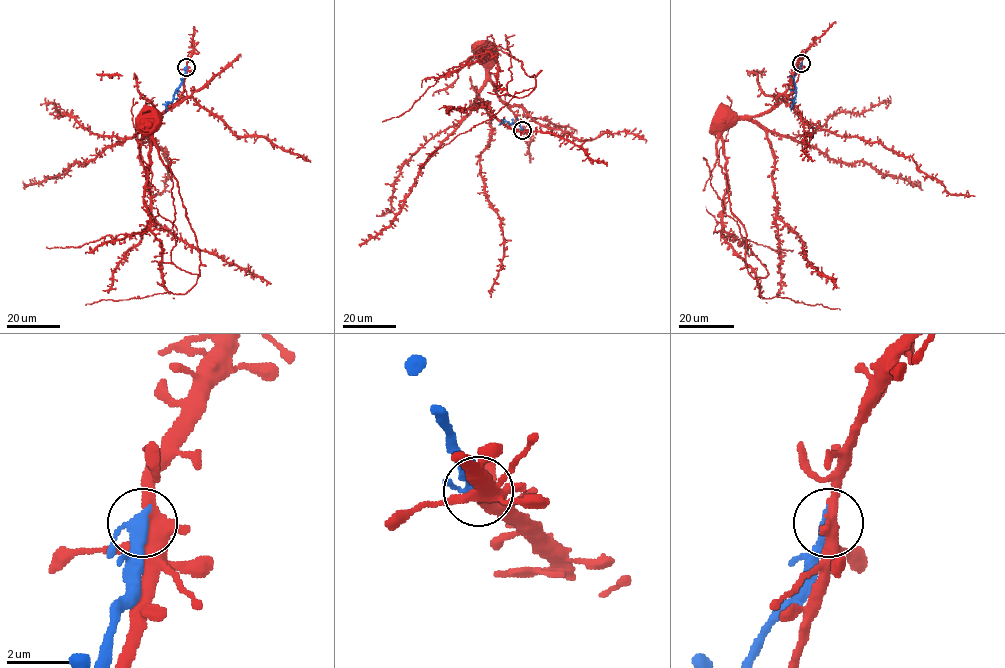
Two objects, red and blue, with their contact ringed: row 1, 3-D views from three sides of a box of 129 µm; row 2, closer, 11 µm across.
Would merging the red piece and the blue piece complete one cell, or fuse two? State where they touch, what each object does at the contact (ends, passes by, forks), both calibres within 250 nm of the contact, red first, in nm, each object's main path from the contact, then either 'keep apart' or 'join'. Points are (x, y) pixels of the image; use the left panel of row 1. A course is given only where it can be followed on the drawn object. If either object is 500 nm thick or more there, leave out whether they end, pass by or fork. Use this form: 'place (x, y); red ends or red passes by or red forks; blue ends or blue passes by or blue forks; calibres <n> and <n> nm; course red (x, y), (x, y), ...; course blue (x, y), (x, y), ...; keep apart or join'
place (186, 67); red forks; blue passes by; calibres 400 and 340 nm; course red (186, 67), (183, 93), (171, 107), (160, 116), (152, 118), (147, 125); course blue (186, 67), (182, 83), (165, 112); keep apart

